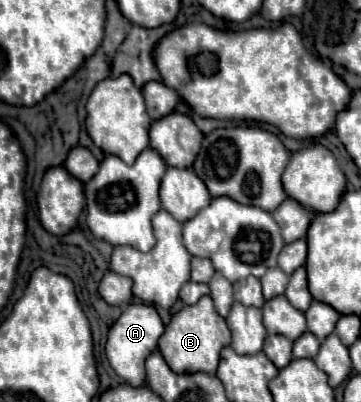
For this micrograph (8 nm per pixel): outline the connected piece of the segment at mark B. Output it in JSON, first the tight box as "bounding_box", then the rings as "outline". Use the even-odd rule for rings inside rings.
{"bounding_box":[158,296,230,374],"outline":[[[202,296],[196,304],[184,306],[180,312],[176,312],[162,338],[158,340],[158,348],[164,360],[176,374],[214,374],[218,368],[220,350],[226,344],[230,344],[230,330],[226,326],[226,320],[214,310],[214,302],[210,300],[210,296]]]}

